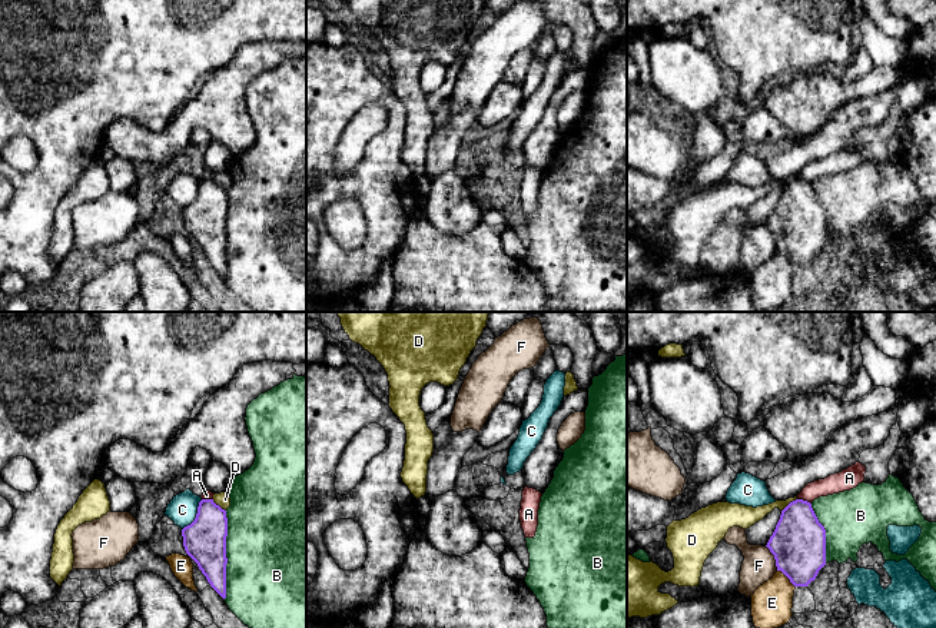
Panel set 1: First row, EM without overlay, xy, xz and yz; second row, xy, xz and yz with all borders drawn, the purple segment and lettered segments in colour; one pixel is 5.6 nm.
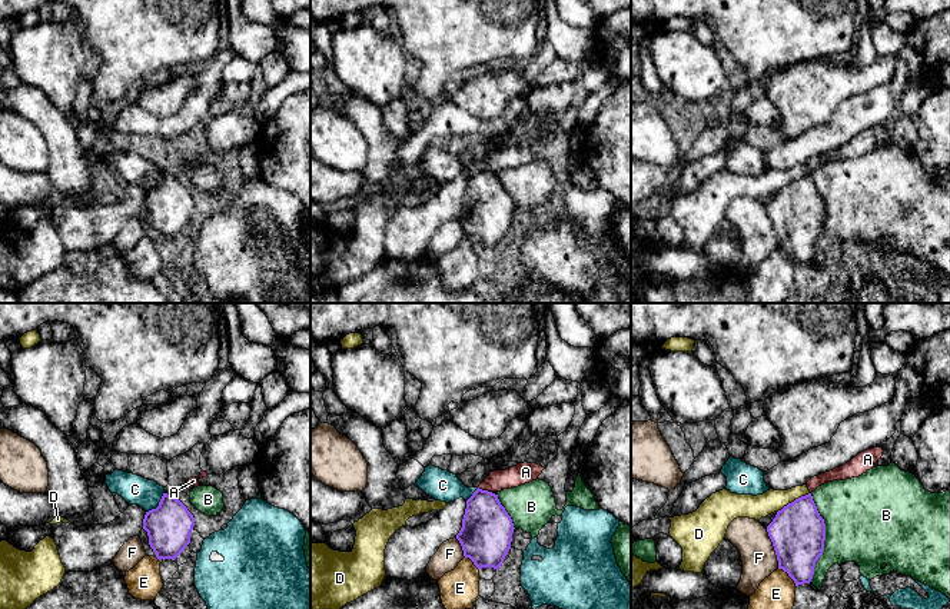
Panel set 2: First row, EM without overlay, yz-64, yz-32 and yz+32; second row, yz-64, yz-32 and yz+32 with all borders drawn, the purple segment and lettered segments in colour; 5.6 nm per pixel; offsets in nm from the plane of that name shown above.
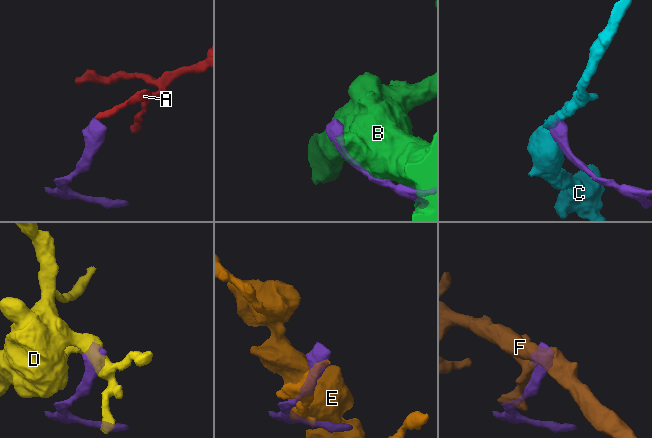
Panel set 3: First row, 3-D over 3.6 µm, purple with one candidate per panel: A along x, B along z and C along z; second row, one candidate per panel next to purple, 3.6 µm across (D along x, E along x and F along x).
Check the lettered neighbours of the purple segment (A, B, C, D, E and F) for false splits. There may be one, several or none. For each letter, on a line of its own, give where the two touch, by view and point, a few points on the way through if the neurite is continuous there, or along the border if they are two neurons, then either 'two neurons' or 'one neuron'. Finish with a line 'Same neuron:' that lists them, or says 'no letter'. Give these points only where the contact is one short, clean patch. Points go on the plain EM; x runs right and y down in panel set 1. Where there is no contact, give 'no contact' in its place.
A: contact yz (805, 180); border yz (799, 178), (810, 183); two neurons
B: contact xy (225, 235); two neurons
C: contact xy (196, 195); border xy (202, 179), (196, 196), (182, 209); two neurons
D: contact yz (789, 183); two neurons
E: contact yz (787, 256); two neurons
F: contact yz (774, 238); two neurons
Same neuron: no letter

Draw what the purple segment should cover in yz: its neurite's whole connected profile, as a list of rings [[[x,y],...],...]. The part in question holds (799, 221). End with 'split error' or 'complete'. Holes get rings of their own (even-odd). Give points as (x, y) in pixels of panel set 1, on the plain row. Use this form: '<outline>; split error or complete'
[[[790,182],[780,195],[767,225],[781,250],[794,266],[807,266],[826,245],[826,209],[811,183]]]; complete

